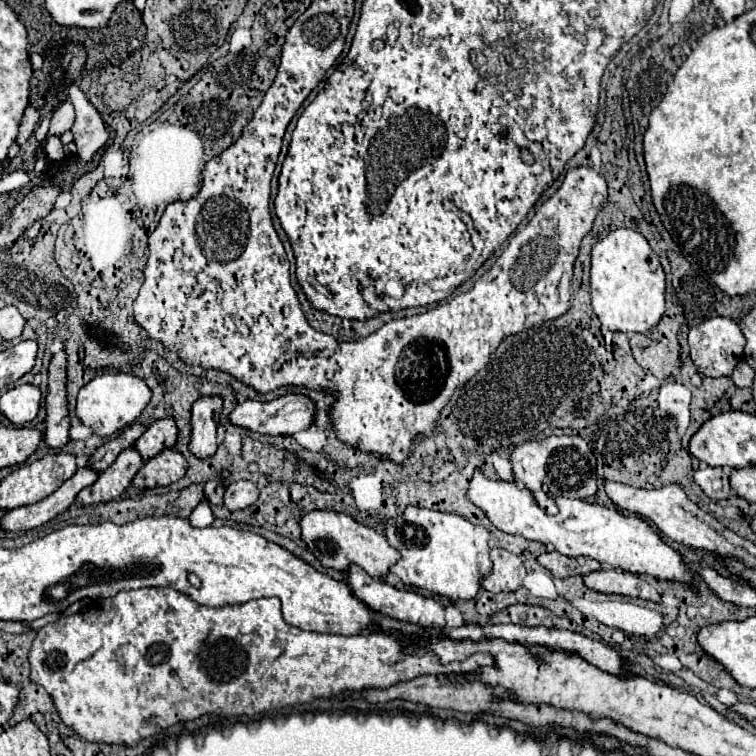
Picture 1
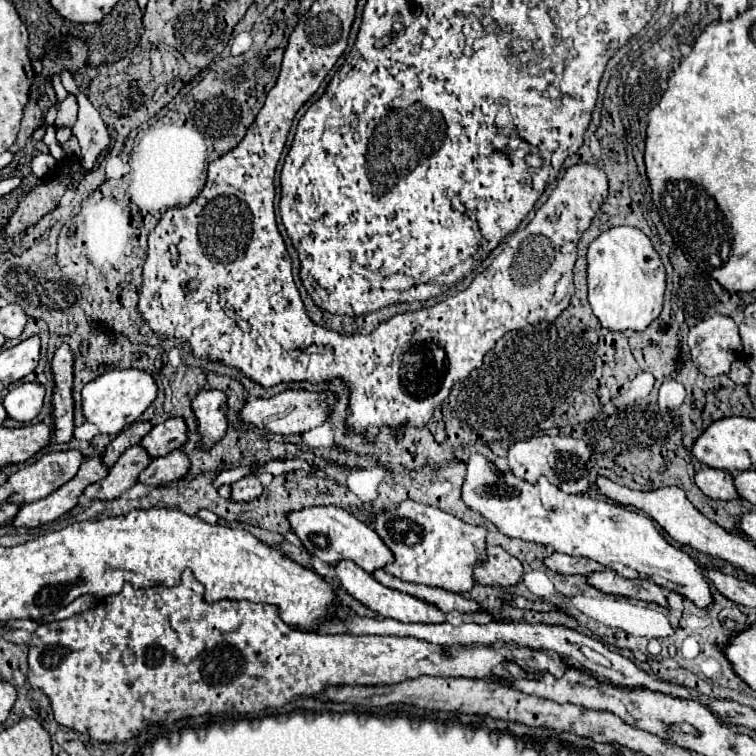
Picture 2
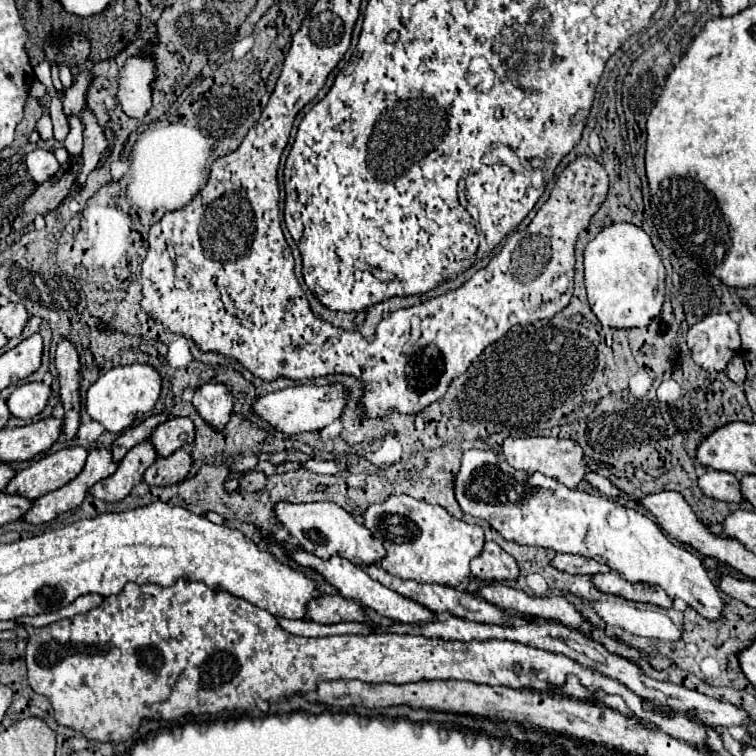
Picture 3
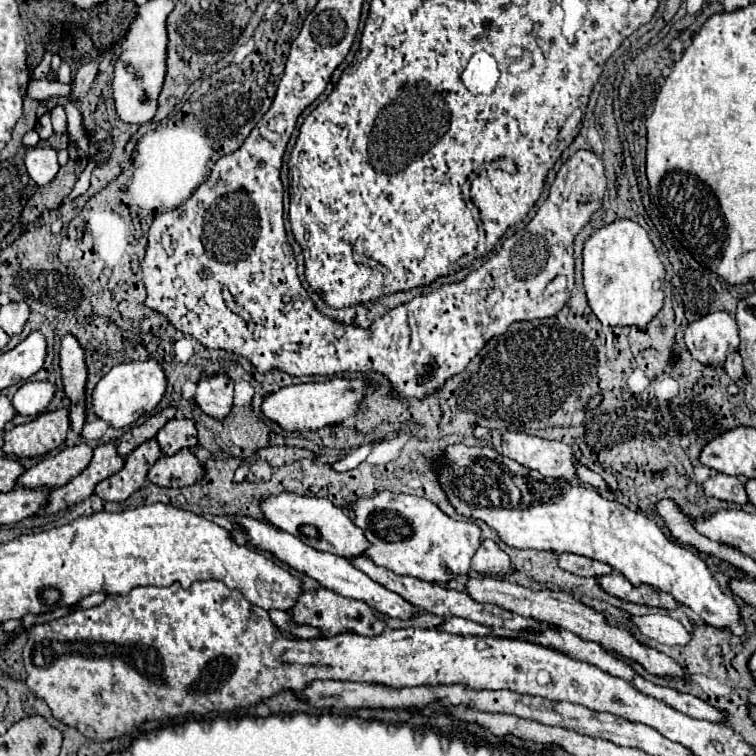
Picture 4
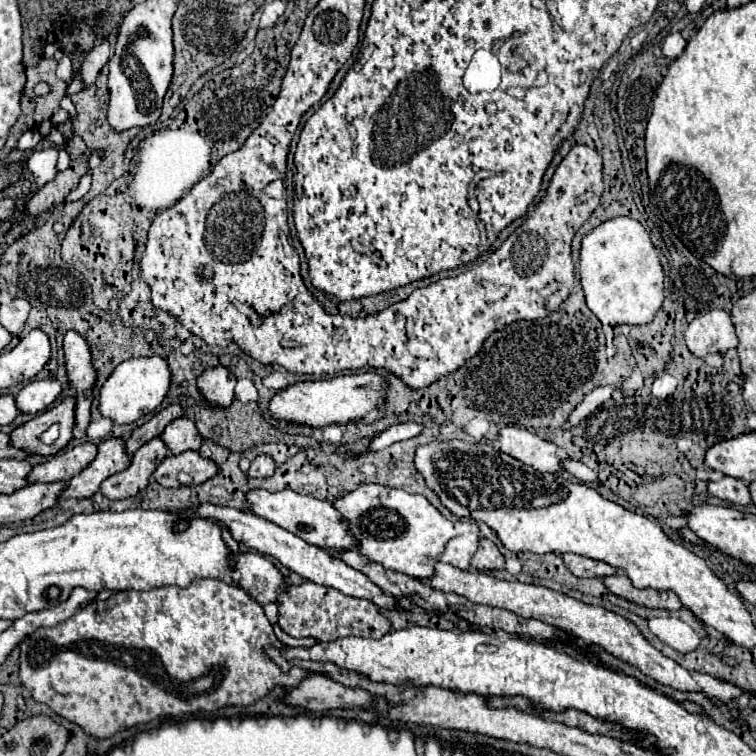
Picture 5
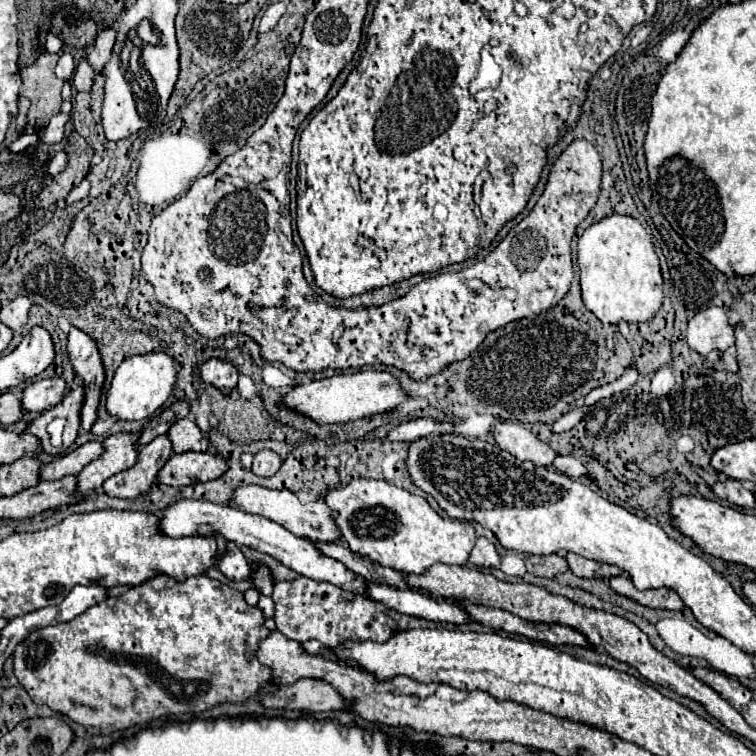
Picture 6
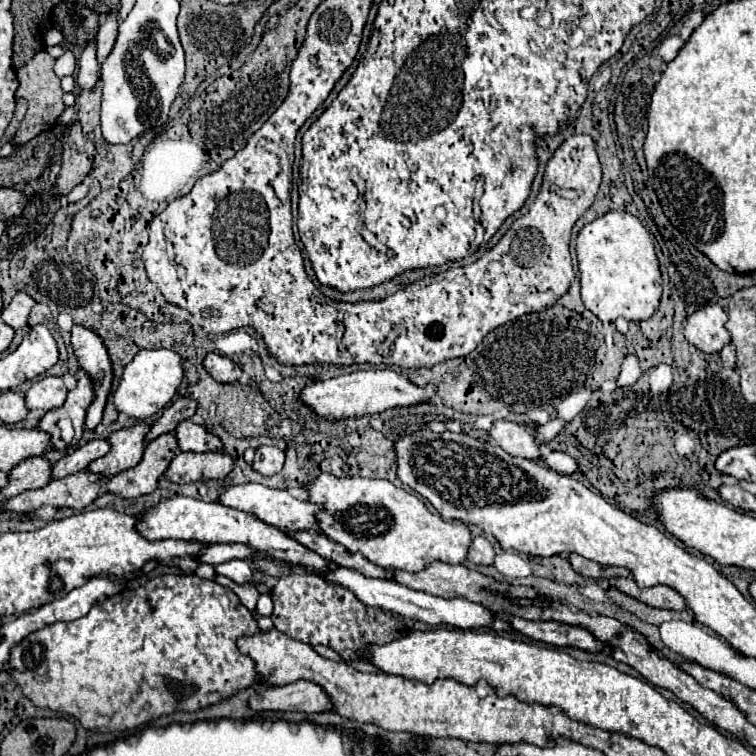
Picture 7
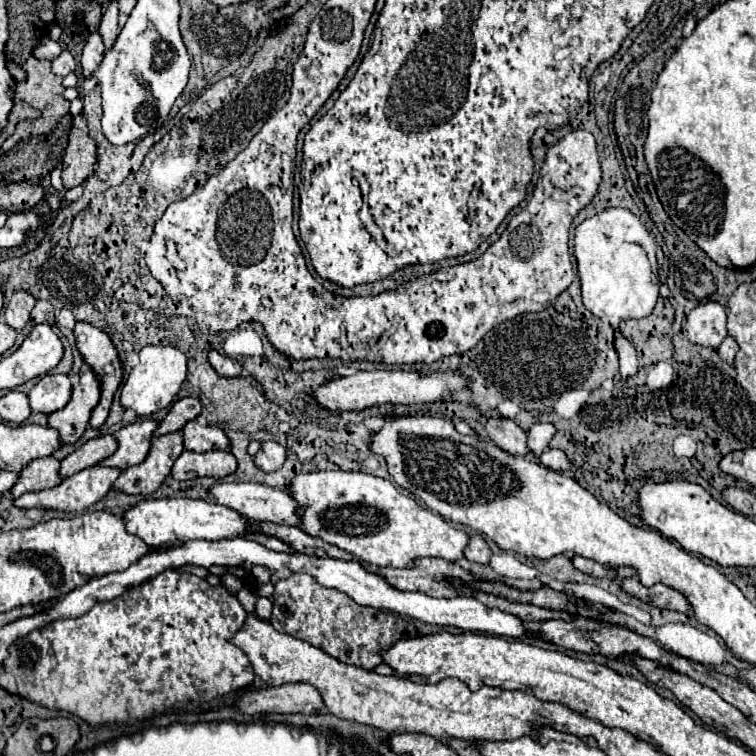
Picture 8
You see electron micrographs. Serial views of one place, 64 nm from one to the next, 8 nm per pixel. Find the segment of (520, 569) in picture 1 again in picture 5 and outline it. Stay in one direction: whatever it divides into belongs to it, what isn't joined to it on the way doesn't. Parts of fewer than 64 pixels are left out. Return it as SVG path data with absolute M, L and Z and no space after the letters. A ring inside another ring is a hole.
M482 538L480 546L478 546L478 552L472 556L470 566L474 570L480 570L480 572L504 570L504 556L502 556L502 552L498 550L498 546L492 540Z

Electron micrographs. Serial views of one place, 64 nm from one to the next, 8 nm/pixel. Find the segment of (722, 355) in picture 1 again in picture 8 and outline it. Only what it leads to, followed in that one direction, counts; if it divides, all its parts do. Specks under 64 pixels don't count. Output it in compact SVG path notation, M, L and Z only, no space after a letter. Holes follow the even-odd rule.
M706 302L688 314L686 336L690 342L718 350L726 332L726 312L718 302Z

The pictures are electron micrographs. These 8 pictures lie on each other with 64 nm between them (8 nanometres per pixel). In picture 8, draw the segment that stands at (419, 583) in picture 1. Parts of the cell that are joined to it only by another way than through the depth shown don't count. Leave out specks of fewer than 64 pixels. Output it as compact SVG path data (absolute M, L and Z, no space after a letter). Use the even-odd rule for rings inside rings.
M310 472L310 474L296 474L290 482L292 496L306 508L302 516L302 528L306 534L318 536L328 544L334 544L350 554L354 554L360 562L384 568L412 568L416 558L432 556L444 558L448 562L456 562L464 556L464 548L468 544L468 534L462 526L454 526L452 522L444 520L440 514L420 506L414 498L402 494L392 482L384 478L376 478L362 472Z

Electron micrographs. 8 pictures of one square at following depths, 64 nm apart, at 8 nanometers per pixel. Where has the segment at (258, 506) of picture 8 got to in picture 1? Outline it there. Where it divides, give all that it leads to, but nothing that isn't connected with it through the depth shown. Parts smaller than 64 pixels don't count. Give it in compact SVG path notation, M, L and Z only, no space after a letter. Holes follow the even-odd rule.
M314 510L306 514L300 522L302 526L302 540L308 544L310 552L318 558L318 562L324 568L332 568L338 572L348 572L350 564L356 564L364 568L372 578L386 580L390 566L400 560L400 552L392 548L384 534L358 524L350 516L342 512L330 512L330 510Z

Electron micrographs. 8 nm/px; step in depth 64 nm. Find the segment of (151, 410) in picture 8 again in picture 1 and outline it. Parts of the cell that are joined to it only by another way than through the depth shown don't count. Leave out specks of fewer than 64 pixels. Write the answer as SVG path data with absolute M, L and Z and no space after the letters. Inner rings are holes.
M110 372L110 374L96 376L84 388L80 388L76 398L76 416L84 426L92 428L96 436L108 438L124 430L126 426L130 426L146 408L150 398L152 398L152 392L142 378L132 374L122 374L122 372Z

